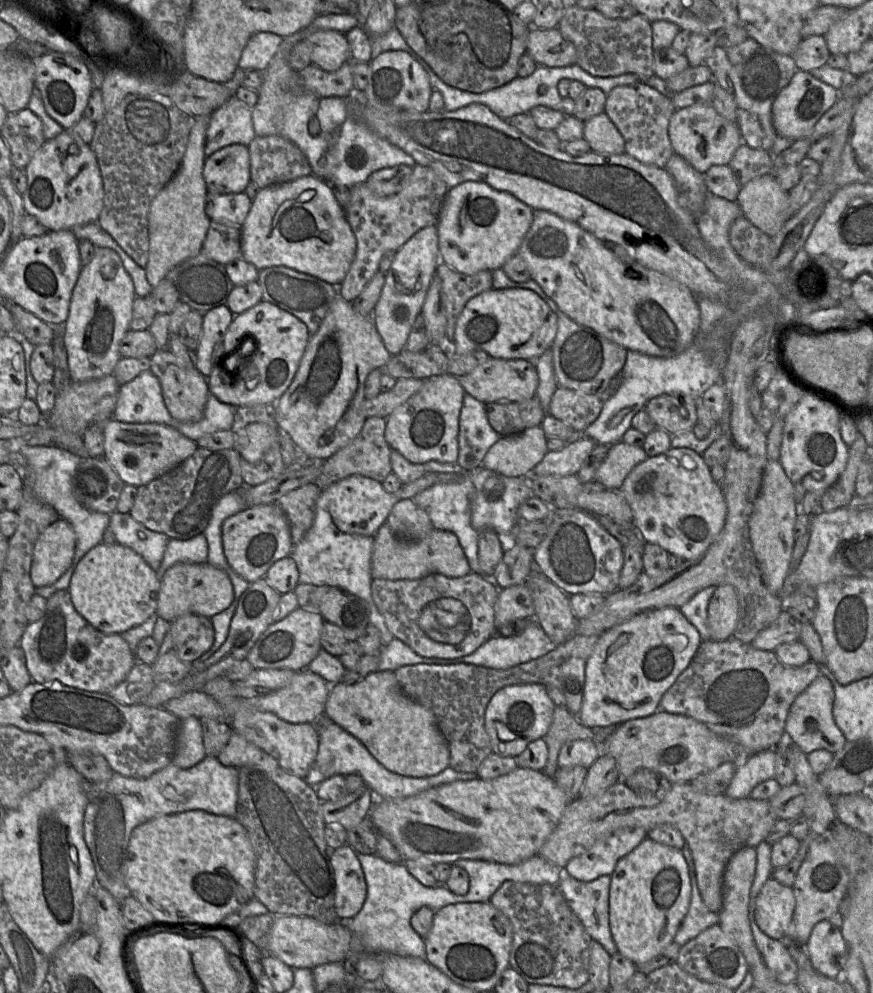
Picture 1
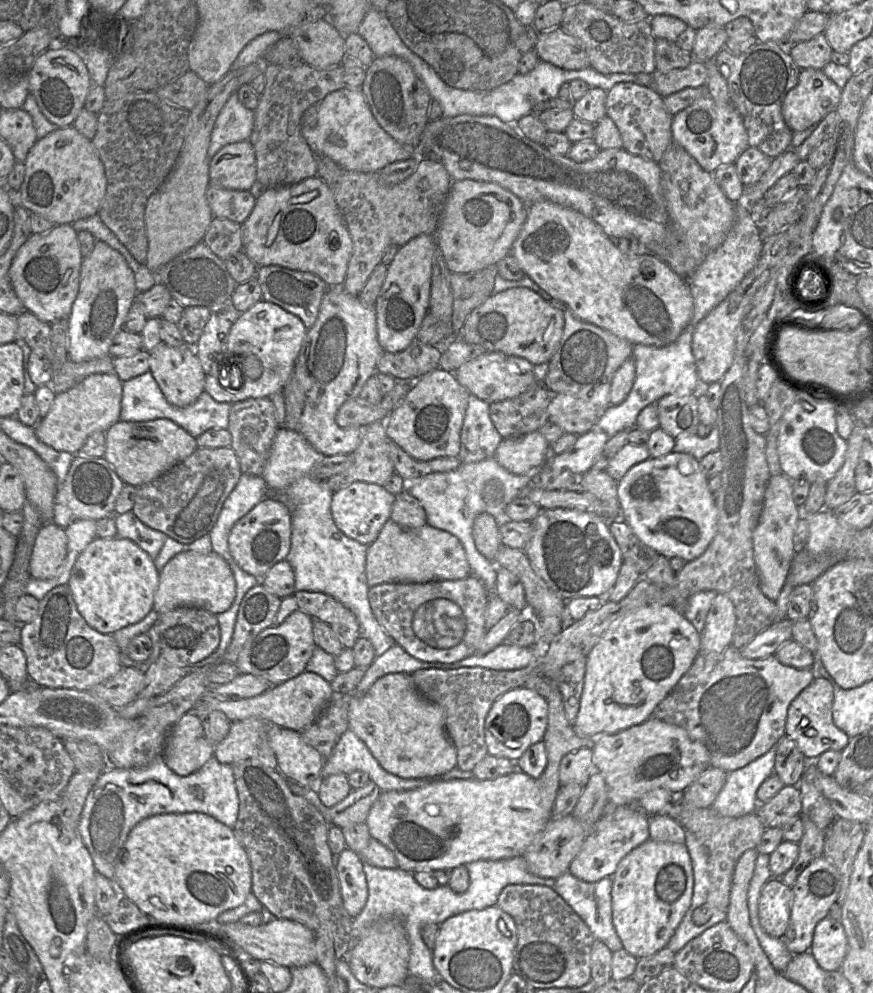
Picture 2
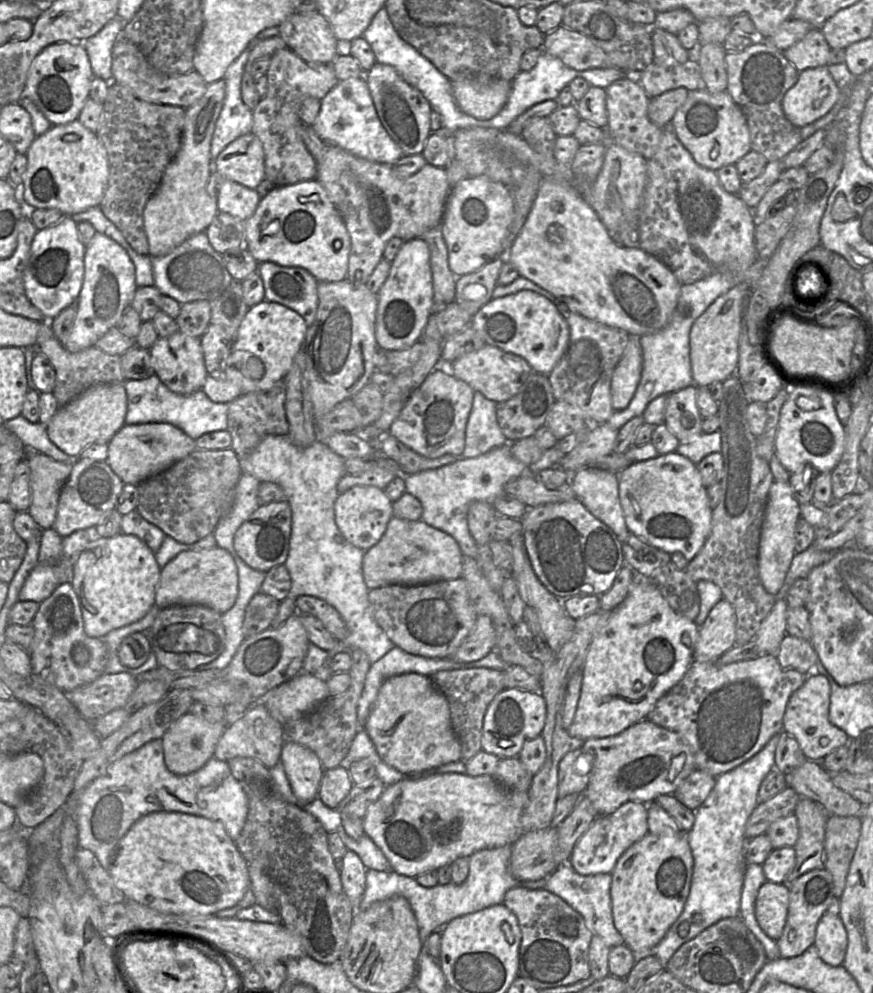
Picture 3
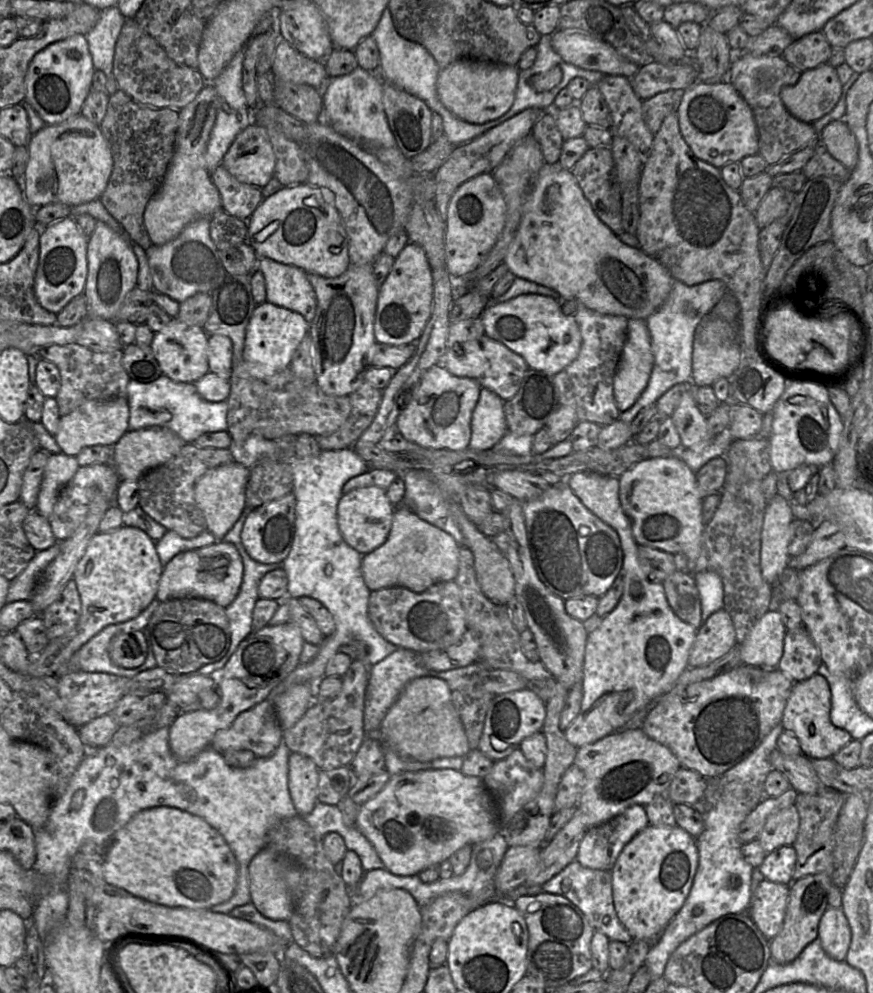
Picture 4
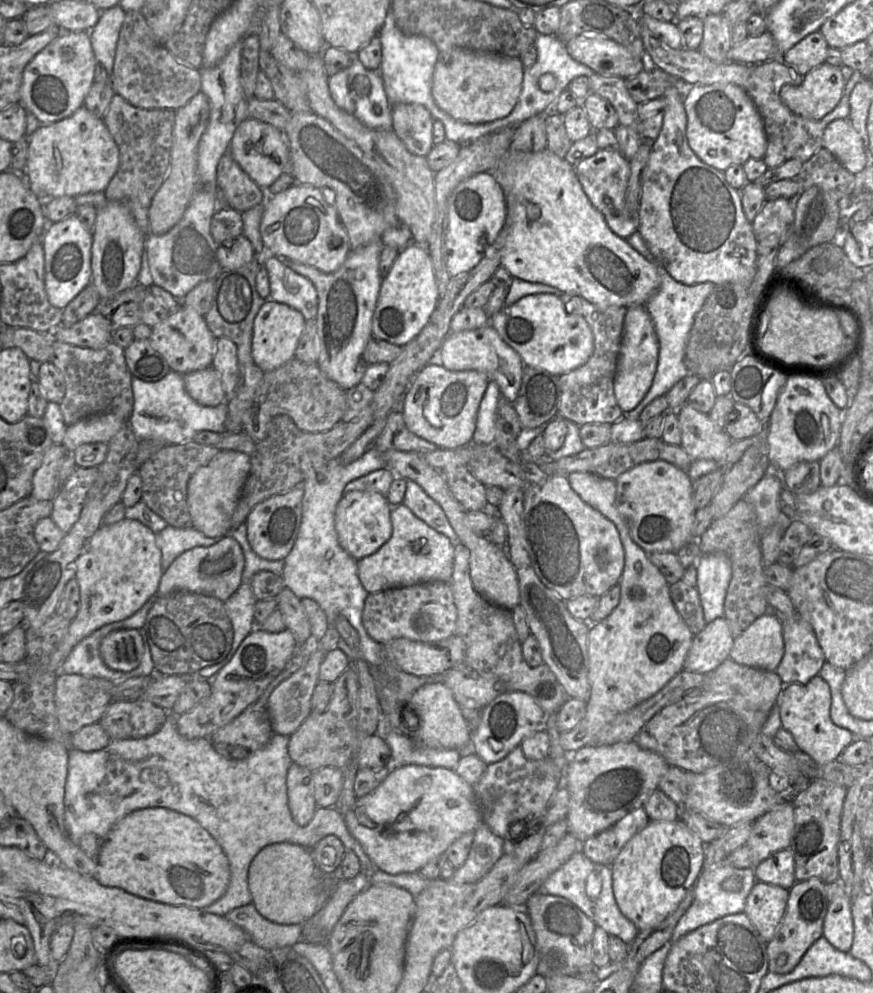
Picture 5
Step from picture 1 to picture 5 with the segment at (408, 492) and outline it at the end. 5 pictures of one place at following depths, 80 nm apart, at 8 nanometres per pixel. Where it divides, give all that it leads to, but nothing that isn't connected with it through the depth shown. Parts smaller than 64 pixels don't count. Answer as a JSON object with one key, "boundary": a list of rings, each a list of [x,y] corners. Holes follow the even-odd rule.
{"boundary":[[[374,491],[345,494],[335,512],[335,529],[342,548],[357,561],[377,552],[392,535],[392,508],[386,496]]]}

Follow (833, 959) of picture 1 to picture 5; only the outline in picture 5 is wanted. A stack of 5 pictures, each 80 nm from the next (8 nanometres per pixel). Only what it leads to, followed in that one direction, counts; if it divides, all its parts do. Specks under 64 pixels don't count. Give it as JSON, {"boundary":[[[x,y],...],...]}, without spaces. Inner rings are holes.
{"boundary":[[[837,884],[837,891],[833,898],[828,901],[826,914],[822,925],[822,936],[837,950],[849,952],[853,939],[853,920],[851,915],[850,894],[842,885]]]}

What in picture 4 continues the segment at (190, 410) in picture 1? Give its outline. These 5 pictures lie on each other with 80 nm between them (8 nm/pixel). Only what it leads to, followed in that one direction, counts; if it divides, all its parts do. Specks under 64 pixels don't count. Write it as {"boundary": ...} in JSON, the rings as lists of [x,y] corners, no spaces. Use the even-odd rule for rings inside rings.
{"boundary":[[[178,319],[154,334],[150,348],[161,369],[162,375],[180,383],[195,383],[209,371],[208,335],[202,327],[188,325]]]}

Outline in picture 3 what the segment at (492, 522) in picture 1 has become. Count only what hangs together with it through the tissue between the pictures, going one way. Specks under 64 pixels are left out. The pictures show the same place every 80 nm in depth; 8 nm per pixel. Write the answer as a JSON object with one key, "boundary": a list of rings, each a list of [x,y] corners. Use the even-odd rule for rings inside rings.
{"boundary":[[[511,443],[493,449],[485,454],[471,459],[460,458],[455,466],[441,471],[436,469],[421,471],[415,474],[403,475],[406,492],[416,497],[422,504],[421,520],[426,524],[451,535],[458,543],[461,553],[476,559],[478,549],[473,540],[467,521],[469,505],[473,501],[493,501],[504,493],[505,484],[512,478],[528,472],[536,473],[557,466],[566,454],[556,446],[544,451],[538,461],[527,467],[518,461],[511,453]]]}

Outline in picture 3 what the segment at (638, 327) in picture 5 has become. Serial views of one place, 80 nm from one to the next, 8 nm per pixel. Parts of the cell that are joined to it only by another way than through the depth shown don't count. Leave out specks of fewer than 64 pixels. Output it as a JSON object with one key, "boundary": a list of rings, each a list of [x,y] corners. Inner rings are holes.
{"boundary":[[[631,334],[611,381],[611,402],[615,411],[626,409],[639,385],[643,368],[640,336]]]}

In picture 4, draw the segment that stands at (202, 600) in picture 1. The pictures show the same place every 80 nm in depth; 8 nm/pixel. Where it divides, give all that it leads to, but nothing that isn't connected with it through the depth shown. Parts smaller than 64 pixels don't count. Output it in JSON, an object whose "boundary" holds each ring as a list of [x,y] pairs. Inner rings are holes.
{"boundary":[[[223,540],[175,555],[163,568],[155,599],[165,602],[175,598],[199,598],[223,608],[238,595],[243,578],[243,562],[235,545]]]}

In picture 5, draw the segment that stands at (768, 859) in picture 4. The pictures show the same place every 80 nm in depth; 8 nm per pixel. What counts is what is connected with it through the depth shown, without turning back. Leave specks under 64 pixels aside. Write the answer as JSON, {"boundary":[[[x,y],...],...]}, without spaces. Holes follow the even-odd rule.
{"boundary":[[[781,849],[770,854],[754,867],[757,881],[790,889],[796,882],[794,858],[789,849]]]}

